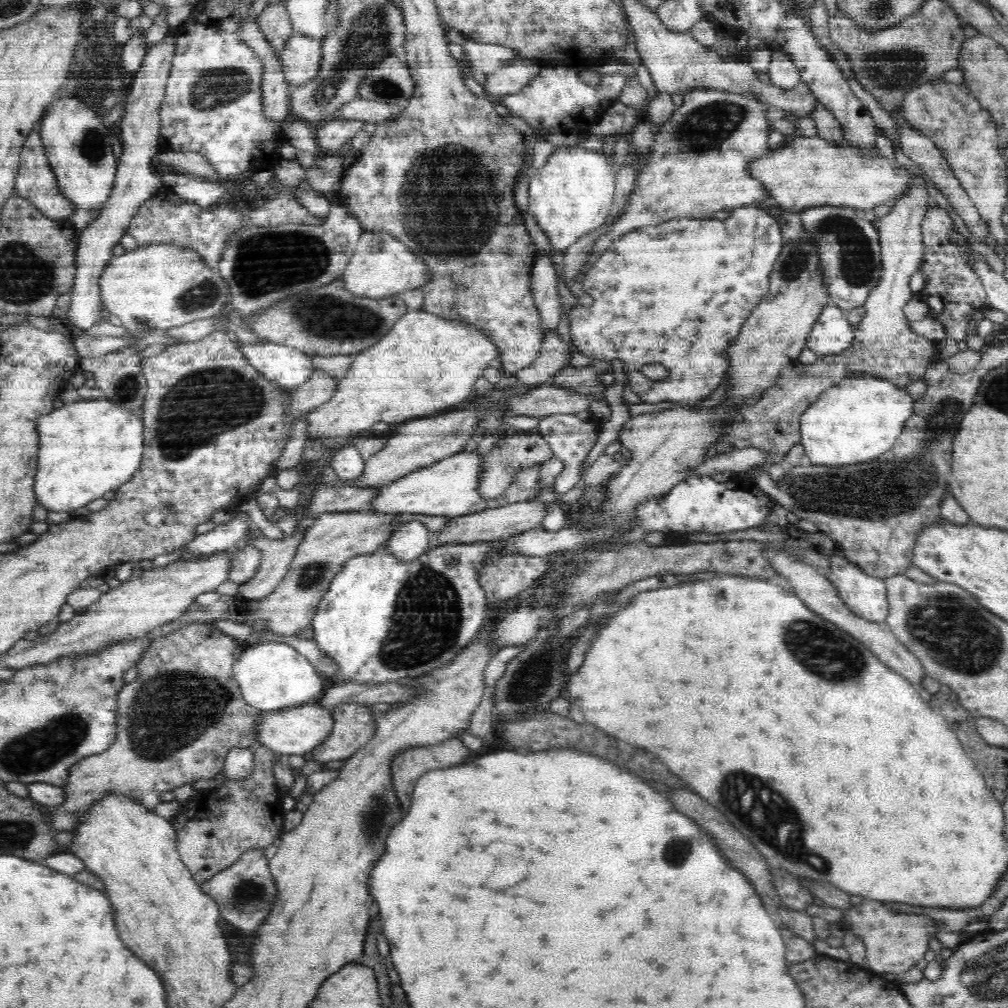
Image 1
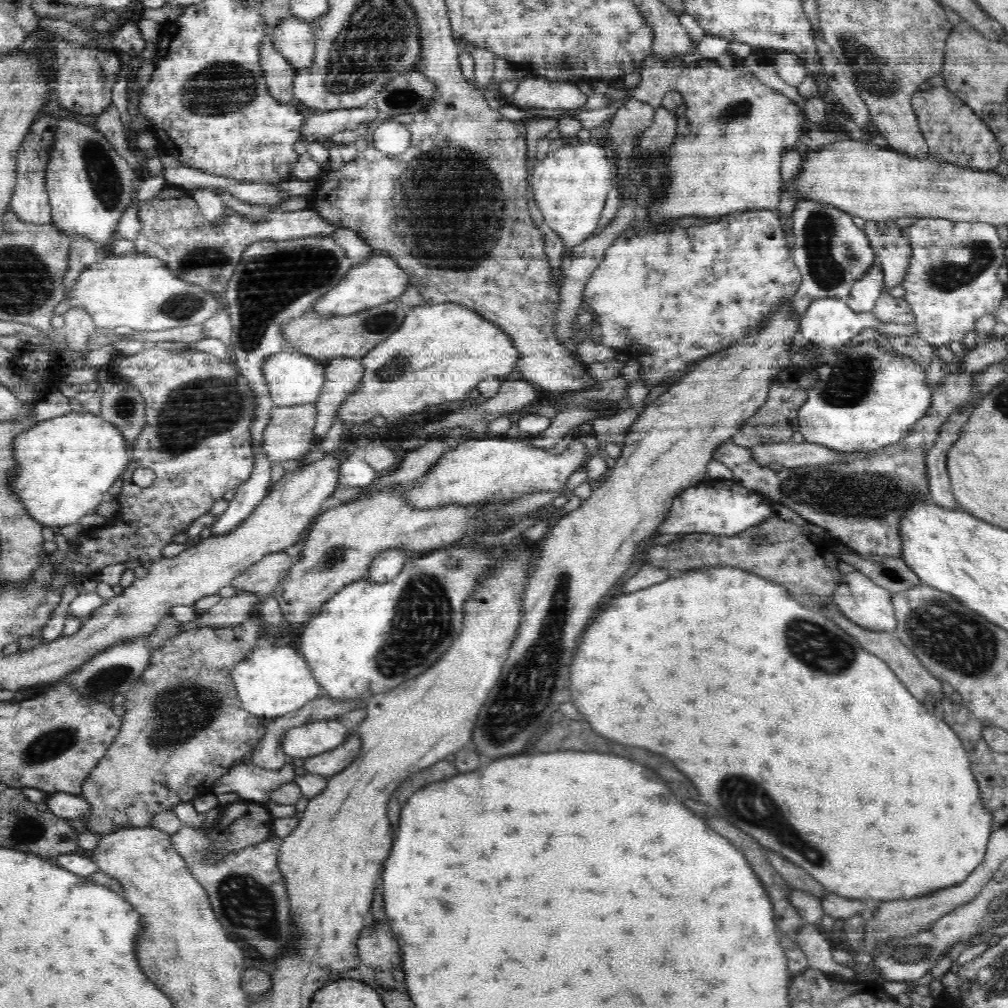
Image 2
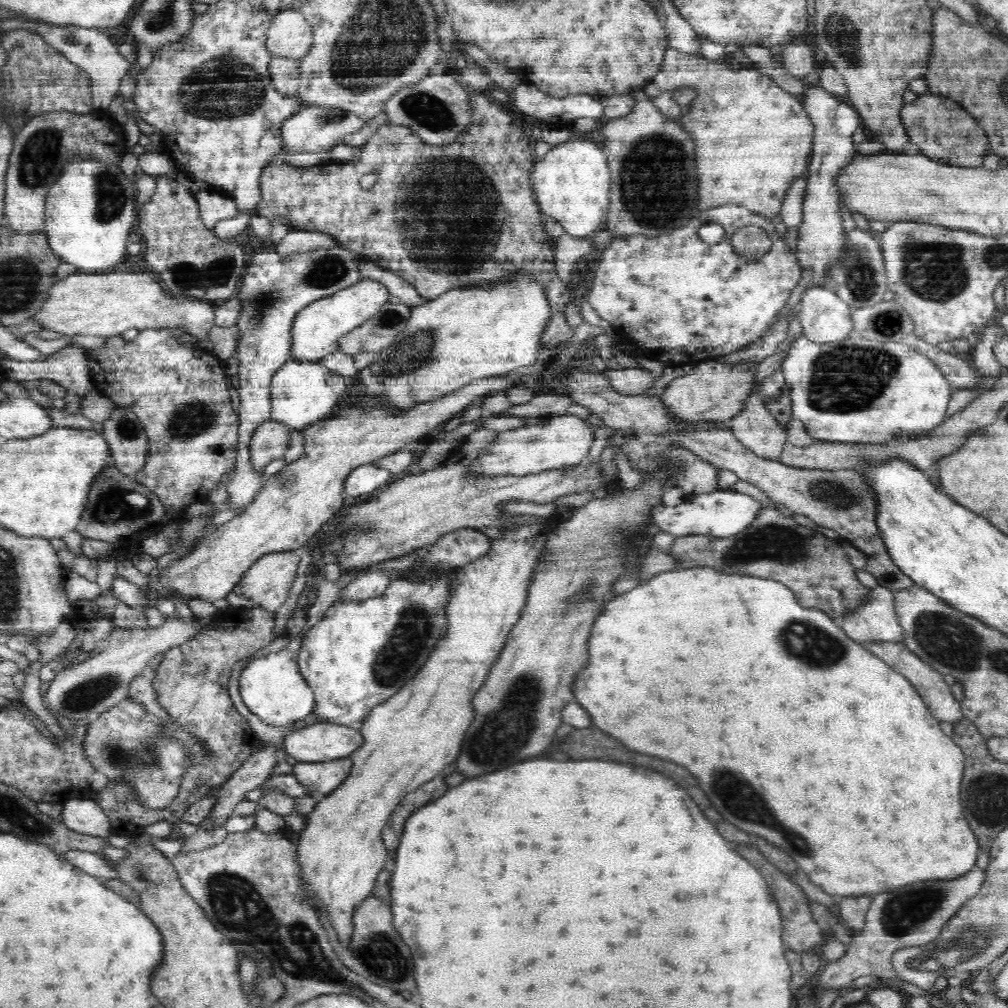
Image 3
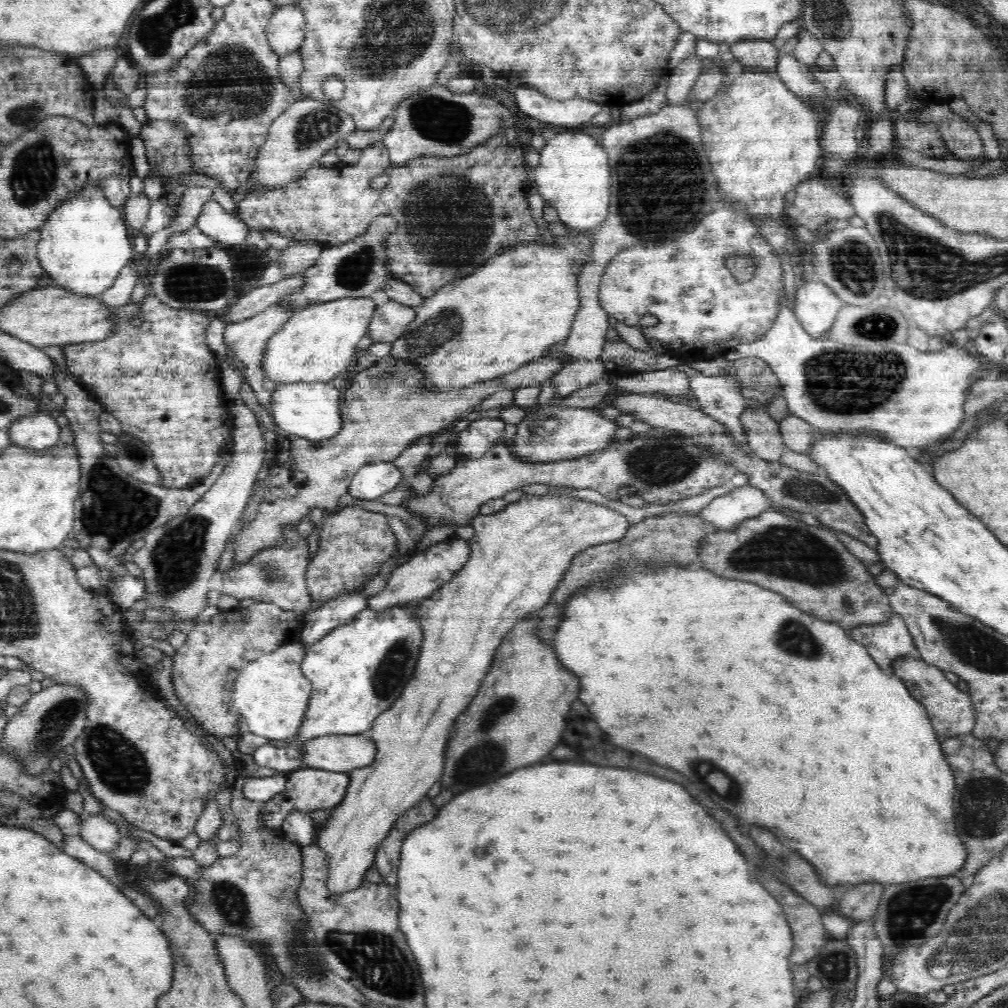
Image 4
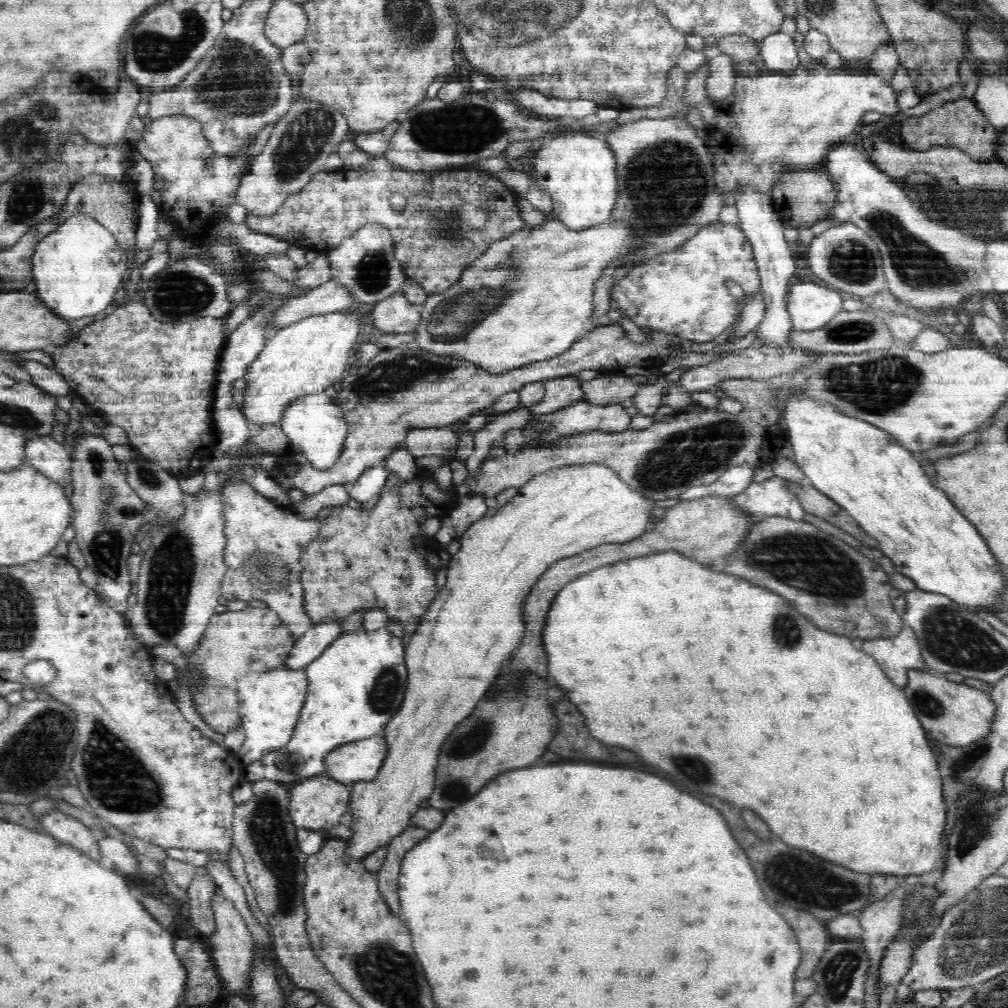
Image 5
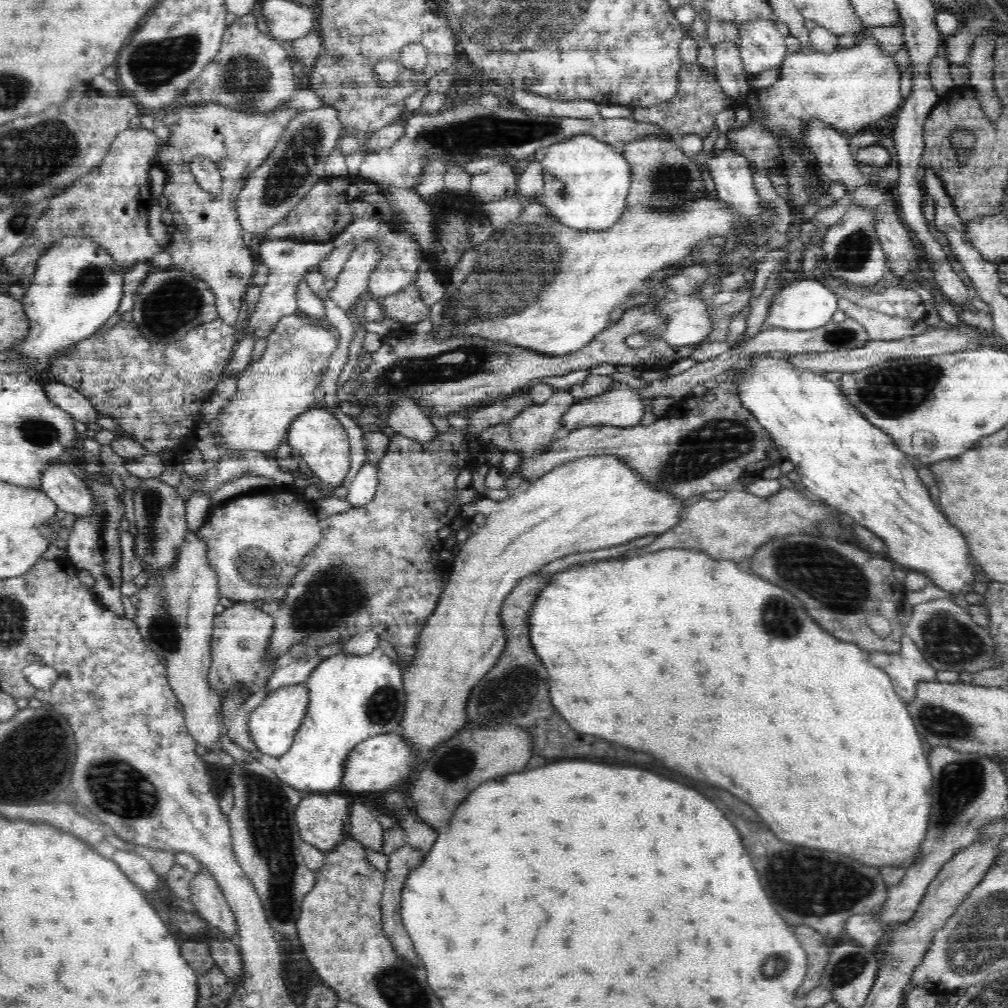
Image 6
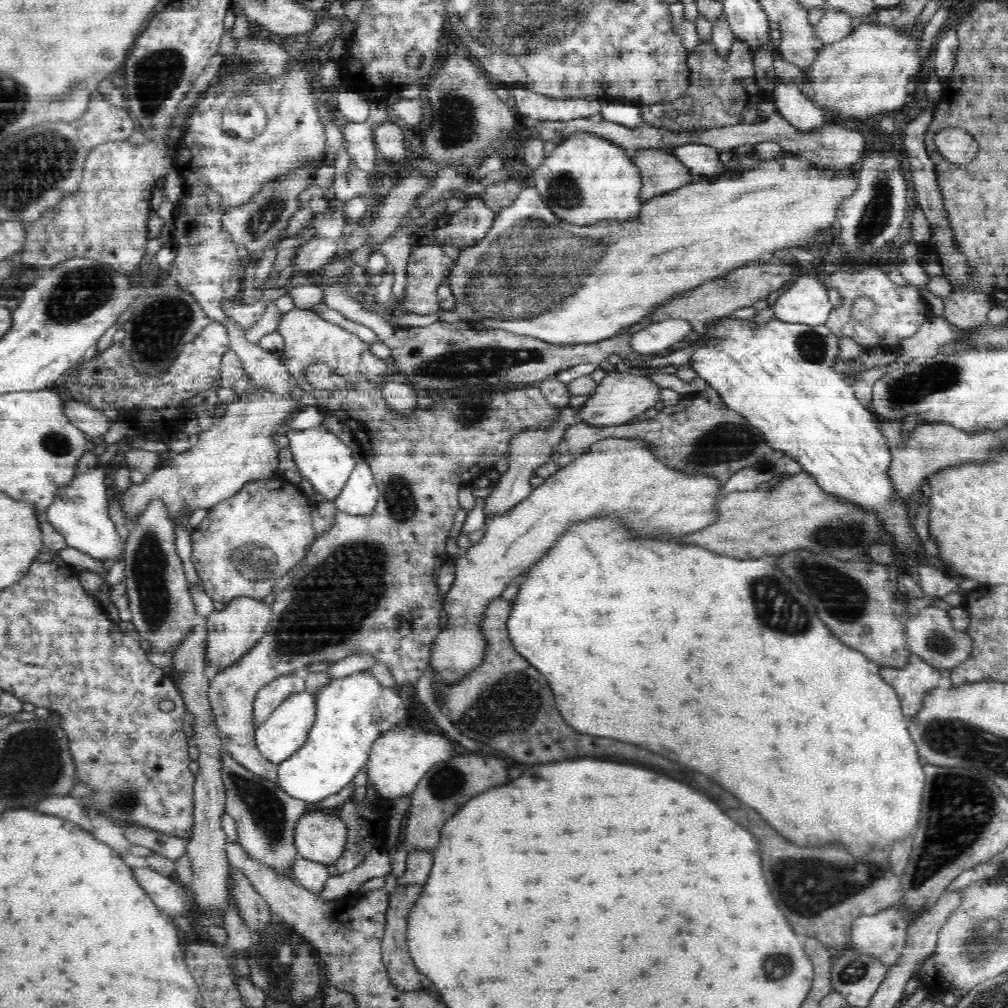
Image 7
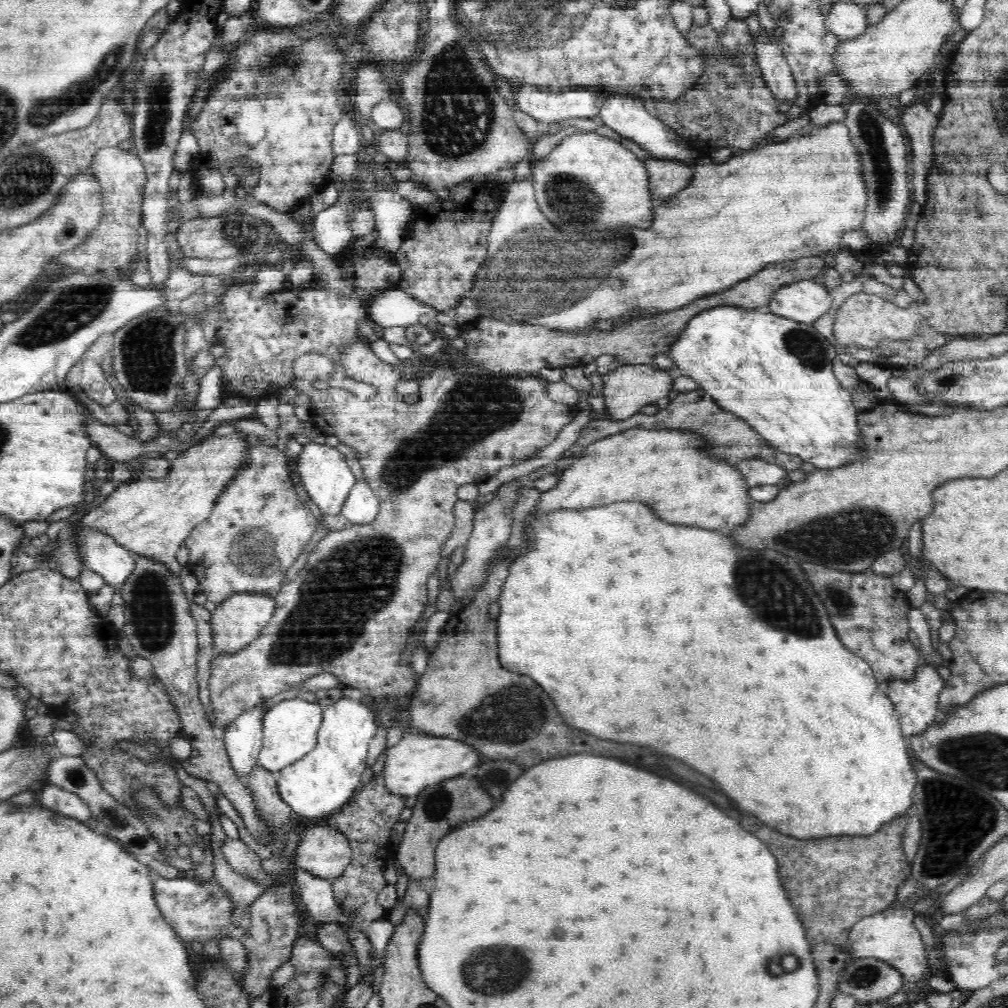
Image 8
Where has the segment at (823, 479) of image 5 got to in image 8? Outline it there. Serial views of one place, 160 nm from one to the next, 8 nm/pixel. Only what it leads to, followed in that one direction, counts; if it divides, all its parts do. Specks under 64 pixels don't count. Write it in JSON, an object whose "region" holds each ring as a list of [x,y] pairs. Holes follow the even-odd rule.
{"region":[[[714,307],[708,311],[702,311],[689,320],[687,327],[681,332],[680,338],[669,346],[668,356],[674,366],[670,372],[673,376],[679,374],[689,376],[698,382],[699,386],[707,392],[723,409],[743,418],[751,427],[754,427],[766,440],[766,443],[779,452],[798,456],[804,463],[810,463],[818,469],[835,469],[844,464],[860,462],[864,458],[864,450],[860,449],[857,414],[852,393],[844,388],[832,372],[832,361],[837,355],[834,343],[822,336],[821,332],[814,328],[813,323],[799,323],[792,319],[776,316],[772,313],[762,313],[757,309],[742,307]]]}

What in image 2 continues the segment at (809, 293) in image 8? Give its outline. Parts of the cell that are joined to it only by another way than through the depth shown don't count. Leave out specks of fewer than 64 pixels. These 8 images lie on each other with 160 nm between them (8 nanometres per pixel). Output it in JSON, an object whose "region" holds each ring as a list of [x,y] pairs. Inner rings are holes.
{"region":[[[816,298],[812,300],[806,312],[802,315],[801,332],[802,342],[810,342],[821,350],[836,349],[837,347],[847,345],[854,339],[856,334],[862,333],[865,328],[874,328],[881,334],[891,337],[911,338],[915,334],[915,324],[896,324],[895,322],[878,322],[871,312],[854,312],[840,298]]]}

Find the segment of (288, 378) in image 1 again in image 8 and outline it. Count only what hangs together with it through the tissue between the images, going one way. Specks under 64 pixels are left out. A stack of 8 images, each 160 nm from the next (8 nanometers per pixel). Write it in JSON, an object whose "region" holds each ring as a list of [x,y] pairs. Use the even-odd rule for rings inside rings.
{"region":[[[306,444],[298,458],[298,474],[302,479],[302,485],[306,489],[312,502],[322,511],[322,515],[339,516],[343,510],[344,502],[352,491],[357,480],[346,466],[344,455],[340,454],[332,446],[320,446],[320,444]]]}

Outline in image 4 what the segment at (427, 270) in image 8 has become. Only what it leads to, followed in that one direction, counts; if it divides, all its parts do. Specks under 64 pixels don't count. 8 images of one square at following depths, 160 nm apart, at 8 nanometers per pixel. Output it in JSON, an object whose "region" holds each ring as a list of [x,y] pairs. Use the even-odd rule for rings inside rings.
{"region":[[[390,299],[375,308],[370,319],[368,333],[374,343],[393,343],[398,340],[406,326],[415,318],[415,307],[409,307]]]}

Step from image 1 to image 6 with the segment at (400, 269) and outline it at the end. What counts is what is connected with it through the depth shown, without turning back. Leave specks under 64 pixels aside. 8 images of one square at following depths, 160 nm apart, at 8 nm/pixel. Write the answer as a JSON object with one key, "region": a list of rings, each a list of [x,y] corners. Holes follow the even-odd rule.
{"region":[[[302,314],[282,316],[272,332],[267,336],[267,347],[258,361],[247,367],[238,377],[237,391],[218,415],[217,448],[222,457],[234,456],[230,453],[242,453],[246,450],[260,450],[277,459],[277,449],[286,441],[290,424],[296,416],[306,412],[314,400],[314,388],[322,380],[326,362],[338,346],[338,340],[322,326],[310,326],[300,320]]]}

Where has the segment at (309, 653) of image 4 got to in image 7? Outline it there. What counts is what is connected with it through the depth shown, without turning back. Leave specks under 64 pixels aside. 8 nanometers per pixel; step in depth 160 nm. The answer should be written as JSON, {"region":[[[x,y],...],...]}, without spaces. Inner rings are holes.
{"region":[[[352,672],[350,676],[344,678],[334,678],[330,686],[326,686],[316,703],[316,724],[312,726],[306,742],[298,752],[294,752],[290,758],[282,760],[278,764],[278,784],[282,790],[292,798],[299,798],[308,805],[316,805],[319,801],[340,792],[346,788],[354,778],[360,768],[366,764],[367,753],[370,752],[372,742],[378,740],[386,730],[394,729],[394,724],[404,720],[406,710],[402,708],[402,698],[396,694],[390,687],[382,688],[380,683],[376,682],[374,676],[370,674],[360,674]]]}

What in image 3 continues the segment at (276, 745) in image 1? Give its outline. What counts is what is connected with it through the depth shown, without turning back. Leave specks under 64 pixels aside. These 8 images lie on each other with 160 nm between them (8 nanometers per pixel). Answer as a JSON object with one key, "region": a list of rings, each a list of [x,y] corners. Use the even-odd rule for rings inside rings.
{"region":[[[320,722],[284,734],[284,752],[298,762],[326,762],[351,756],[362,746],[357,727]]]}

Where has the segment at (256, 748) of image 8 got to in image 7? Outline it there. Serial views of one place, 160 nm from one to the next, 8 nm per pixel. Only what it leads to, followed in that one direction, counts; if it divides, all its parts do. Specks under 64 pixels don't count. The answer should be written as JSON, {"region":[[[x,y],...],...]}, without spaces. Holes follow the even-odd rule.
{"region":[[[301,673],[286,674],[286,676],[278,676],[276,680],[261,688],[253,704],[254,728],[258,729],[287,696],[304,692],[306,690],[304,681],[304,675]]]}

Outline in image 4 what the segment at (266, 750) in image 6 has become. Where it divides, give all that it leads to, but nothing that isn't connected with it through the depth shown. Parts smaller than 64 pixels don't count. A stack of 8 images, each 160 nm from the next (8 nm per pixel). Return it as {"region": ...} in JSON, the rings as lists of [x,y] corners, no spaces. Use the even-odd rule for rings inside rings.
{"region":[[[299,635],[278,650],[246,663],[236,677],[233,706],[250,727],[249,732],[272,740],[284,740],[298,732],[313,691],[312,683],[301,671],[307,646]]]}

